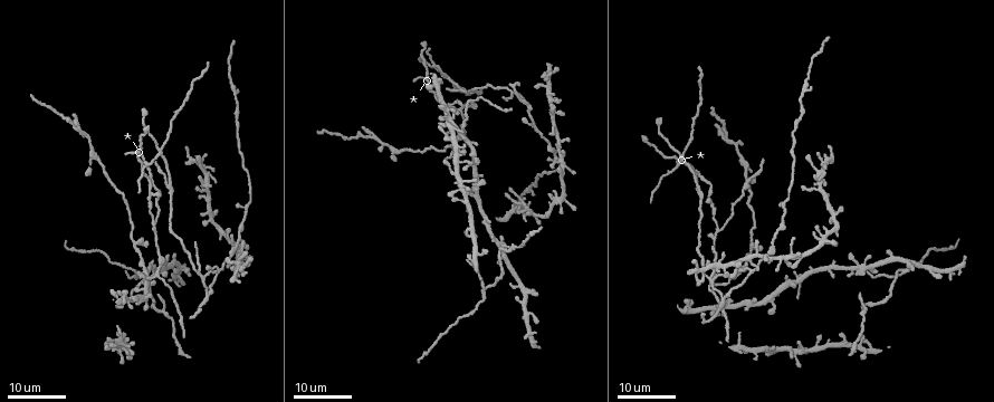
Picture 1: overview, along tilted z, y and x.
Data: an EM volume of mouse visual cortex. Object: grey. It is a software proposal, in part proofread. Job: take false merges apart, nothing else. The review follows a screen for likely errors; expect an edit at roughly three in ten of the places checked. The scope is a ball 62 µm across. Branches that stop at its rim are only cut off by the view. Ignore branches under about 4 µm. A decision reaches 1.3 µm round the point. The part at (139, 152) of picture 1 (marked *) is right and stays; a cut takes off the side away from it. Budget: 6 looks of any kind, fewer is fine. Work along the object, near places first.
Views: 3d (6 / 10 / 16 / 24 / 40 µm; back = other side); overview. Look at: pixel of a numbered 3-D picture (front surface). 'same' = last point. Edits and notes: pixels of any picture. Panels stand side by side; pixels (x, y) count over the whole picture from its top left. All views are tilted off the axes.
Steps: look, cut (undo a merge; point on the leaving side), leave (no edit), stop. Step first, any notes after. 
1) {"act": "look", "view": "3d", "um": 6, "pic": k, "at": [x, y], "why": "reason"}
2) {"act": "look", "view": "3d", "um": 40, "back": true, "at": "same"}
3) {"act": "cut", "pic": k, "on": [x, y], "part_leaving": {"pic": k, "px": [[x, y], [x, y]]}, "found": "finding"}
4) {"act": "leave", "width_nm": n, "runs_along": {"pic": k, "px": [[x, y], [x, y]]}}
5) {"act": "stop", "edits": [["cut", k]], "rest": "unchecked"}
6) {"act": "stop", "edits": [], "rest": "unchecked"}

{"act": "look", "view": "3d", "um": 24, "pic": 1, "at": [710, 279], "why": "four arms meet"}

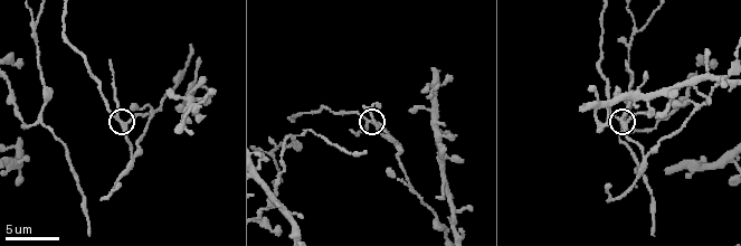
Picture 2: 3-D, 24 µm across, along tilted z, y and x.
{"act": "look", "view": "3d", "um": 10, "pic": 2, "at": [119, 117], "why": "closer look"}

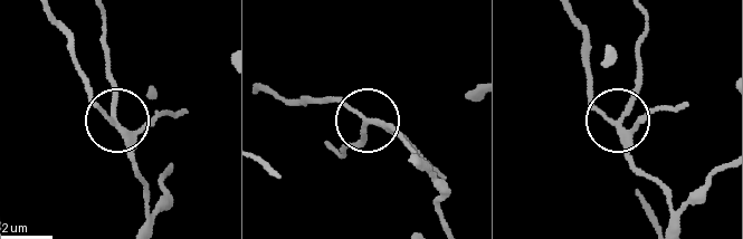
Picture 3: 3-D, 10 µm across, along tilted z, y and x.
{"act": "cut", "pic": 3, "on": [113, 99], "width_nm": 200, "found": "two neurons meet here"}

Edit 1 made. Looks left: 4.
{"act": "look", "view": "3d", "um": 10, "pic": 2, "at": [646, 157], "why": "two arms in line, one across"}

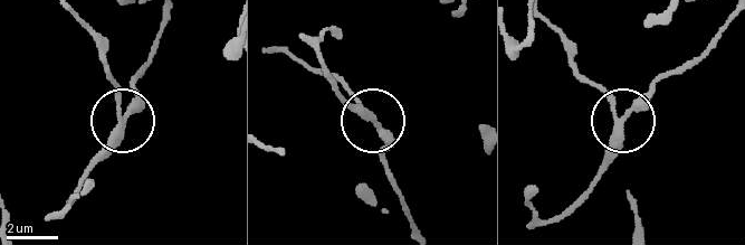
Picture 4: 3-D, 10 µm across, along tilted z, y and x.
{"act": "look", "view": "3d", "um": 10, "back": true, "pic": 4, "at": [120, 122]}

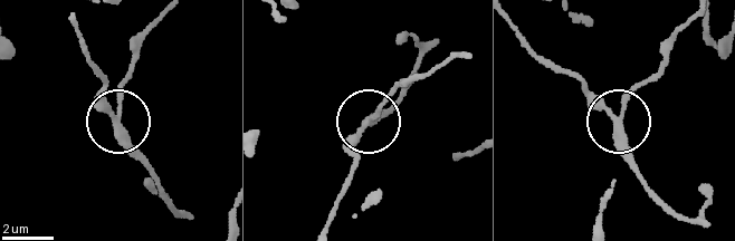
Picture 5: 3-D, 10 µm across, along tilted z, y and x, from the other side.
{"act": "leave", "runs_along": {"pic": 5, "px": [[697, 20], [621, 114], [618, 140], [635, 171]]}, "found": "continuous, no second neuron"}

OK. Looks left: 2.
{"act": "look", "view": "3d", "um": 16, "pic": 1, "at": [233, 95], "why": "two arms in line, one across"}

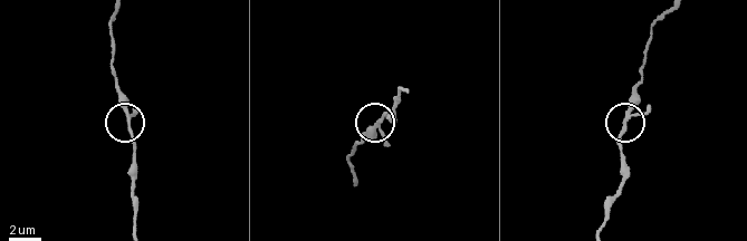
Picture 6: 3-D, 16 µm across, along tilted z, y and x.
{"act": "look", "view": "3d", "um": 10, "pic": 6, "at": [625, 120]}

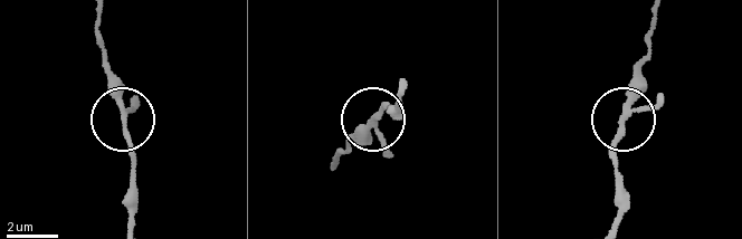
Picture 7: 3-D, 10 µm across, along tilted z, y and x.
{"act": "leave", "width_nm": 180, "runs_along": {"pic": 7, "px": [[611, 226], [620, 207], [614, 143], [636, 63]]}, "found": "one neuron here"}

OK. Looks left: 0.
{"act": "stop", "edits": [["cut", 3]], "rest": "unchecked"}

